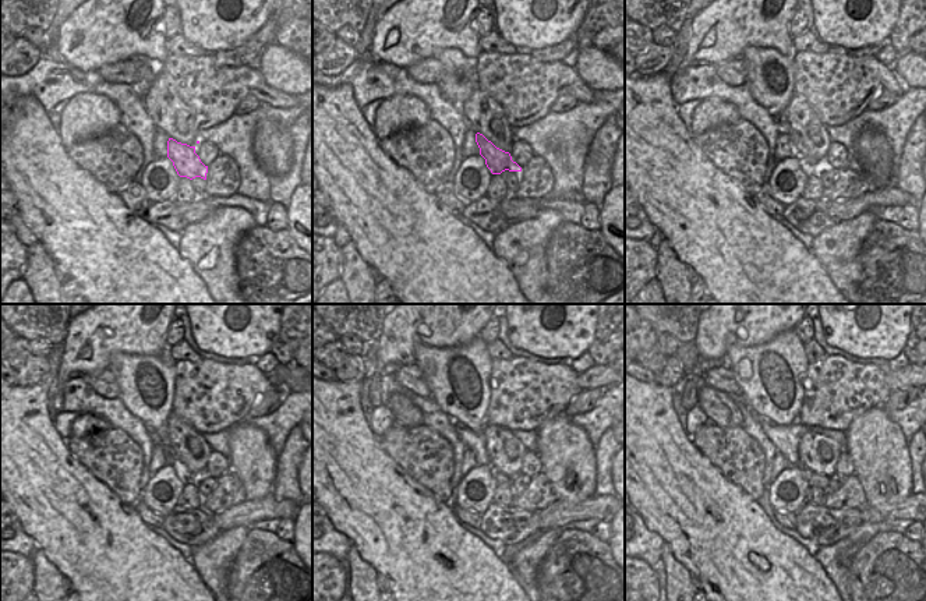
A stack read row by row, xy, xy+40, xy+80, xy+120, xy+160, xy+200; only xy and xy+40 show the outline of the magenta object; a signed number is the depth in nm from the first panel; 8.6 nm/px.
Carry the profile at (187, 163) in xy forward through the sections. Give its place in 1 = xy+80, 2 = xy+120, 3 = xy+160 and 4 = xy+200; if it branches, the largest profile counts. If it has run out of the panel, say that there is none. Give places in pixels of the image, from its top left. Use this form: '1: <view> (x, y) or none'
1: xy+80 (798, 149)
2: xy+120 (145, 384)
3: xy+160 (458, 378)
4: xy+200 (776, 388)

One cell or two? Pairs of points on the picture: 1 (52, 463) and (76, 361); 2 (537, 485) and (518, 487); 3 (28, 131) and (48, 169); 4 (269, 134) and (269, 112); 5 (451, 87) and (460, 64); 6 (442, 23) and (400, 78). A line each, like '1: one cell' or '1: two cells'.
1: two cells
2: two cells
3: one cell
4: two cells
5: one cell
6: two cells

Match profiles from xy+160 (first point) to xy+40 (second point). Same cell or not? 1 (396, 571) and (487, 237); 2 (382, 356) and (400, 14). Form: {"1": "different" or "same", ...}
{"1": "different", "2": "same"}

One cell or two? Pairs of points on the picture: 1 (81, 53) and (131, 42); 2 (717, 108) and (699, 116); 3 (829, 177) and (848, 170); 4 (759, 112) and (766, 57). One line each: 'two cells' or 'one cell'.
1: one cell
2: one cell
3: two cells
4: two cells

